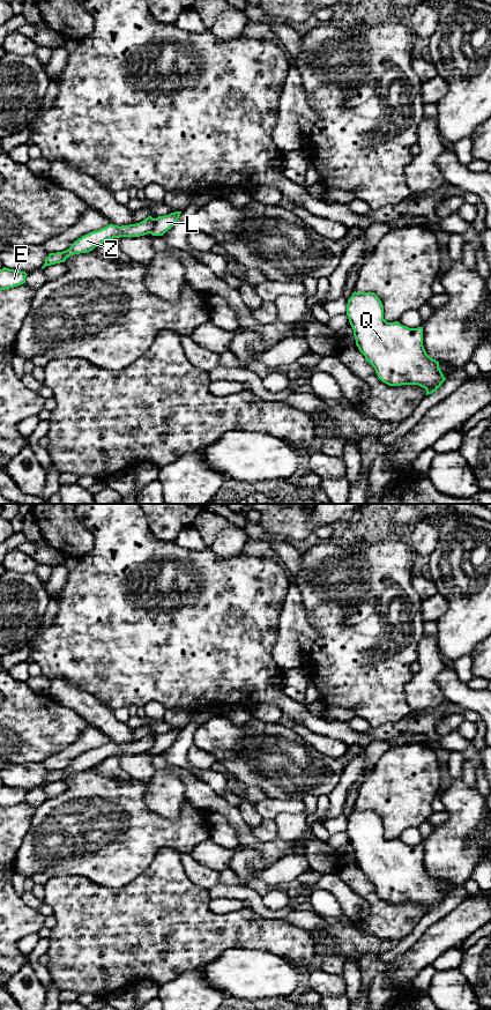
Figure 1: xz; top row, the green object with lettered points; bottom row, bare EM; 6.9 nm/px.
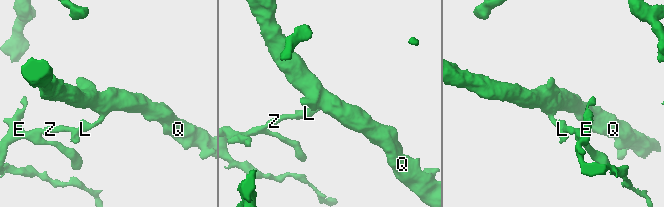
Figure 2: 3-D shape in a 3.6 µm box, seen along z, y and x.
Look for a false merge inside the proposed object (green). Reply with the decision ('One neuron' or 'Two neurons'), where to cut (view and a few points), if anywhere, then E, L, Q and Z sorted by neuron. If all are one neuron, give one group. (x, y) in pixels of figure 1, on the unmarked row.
Two neurons. Split along xz (155, 736), (150, 750). Groups: E Z / L Q

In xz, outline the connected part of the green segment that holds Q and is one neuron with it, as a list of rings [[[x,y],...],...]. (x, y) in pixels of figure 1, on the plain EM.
[[[355,809],[348,817],[347,833],[354,847],[356,863],[382,900],[389,904],[418,903],[429,913],[446,898],[439,879],[431,876],[424,867],[423,845],[409,846],[399,839],[387,840],[384,837],[384,823],[374,810]]]

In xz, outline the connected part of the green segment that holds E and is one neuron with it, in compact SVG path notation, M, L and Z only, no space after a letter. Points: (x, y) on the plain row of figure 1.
M3 785L0 787L0 808L10 807L25 801L25 789Z

